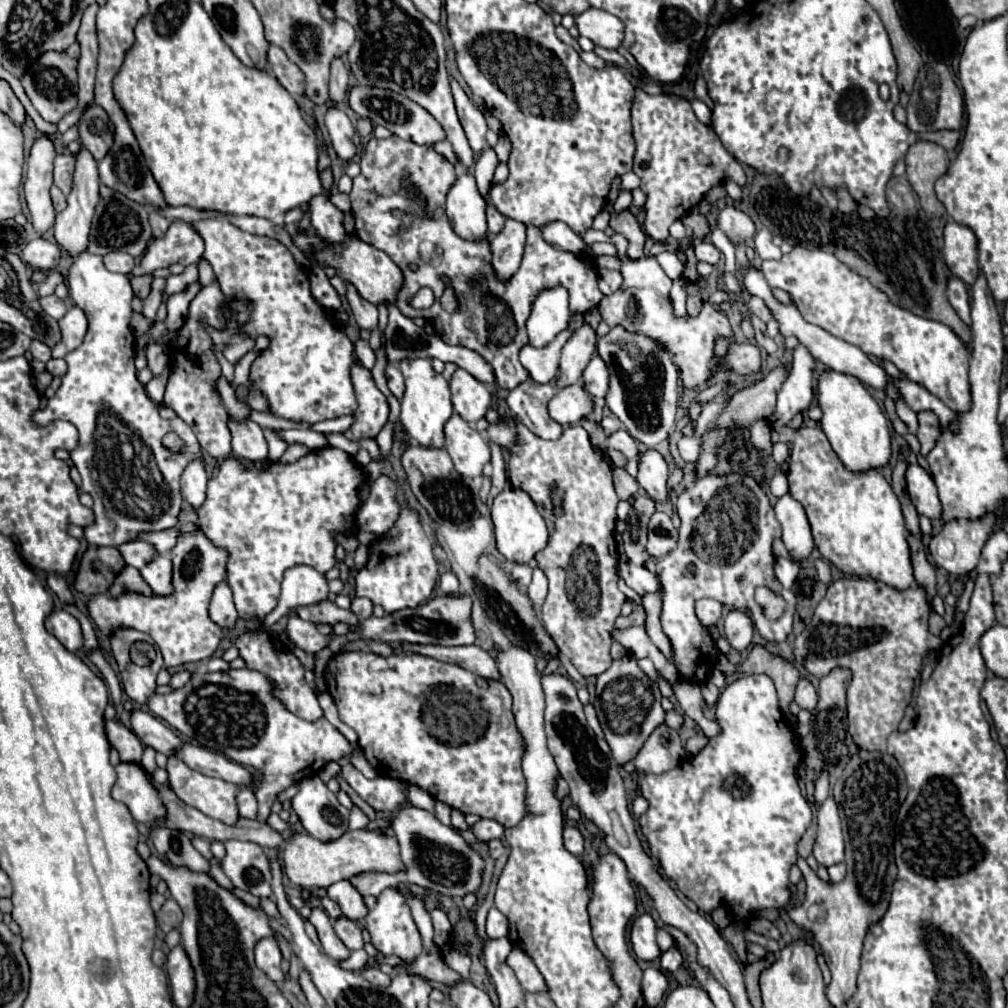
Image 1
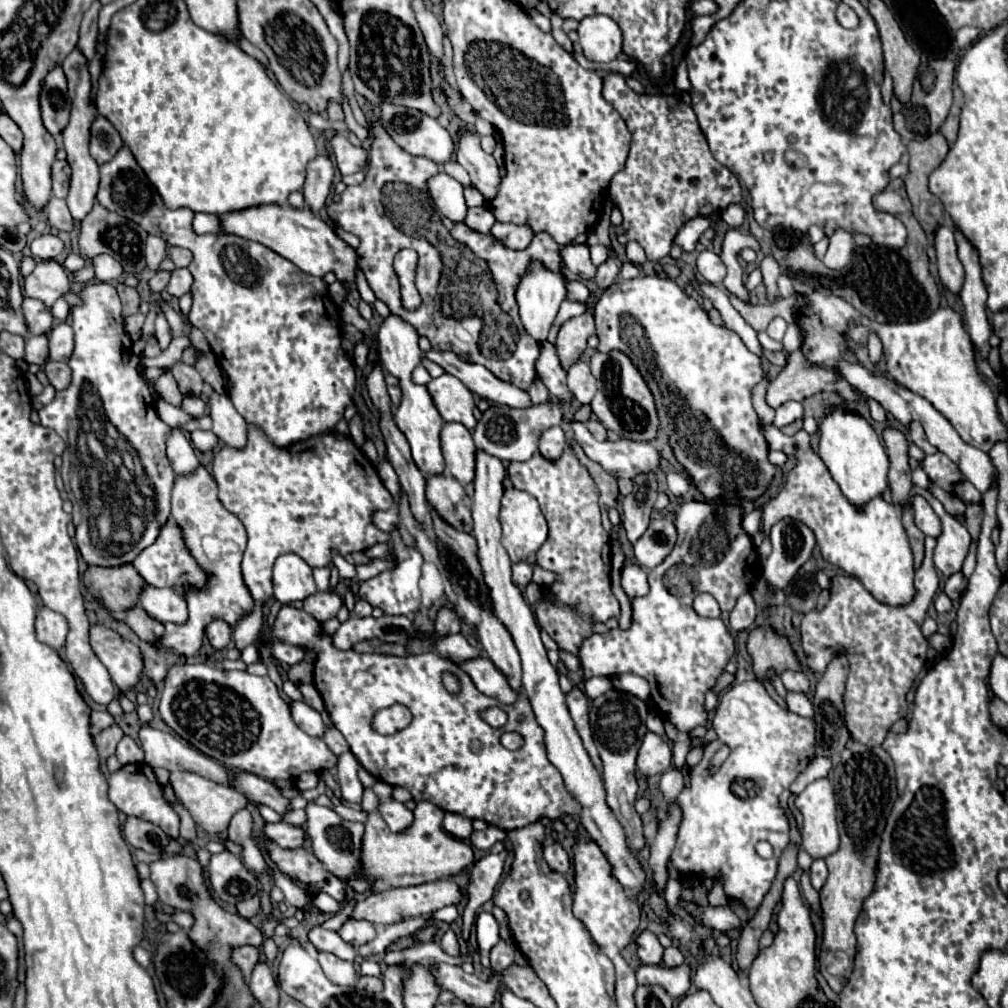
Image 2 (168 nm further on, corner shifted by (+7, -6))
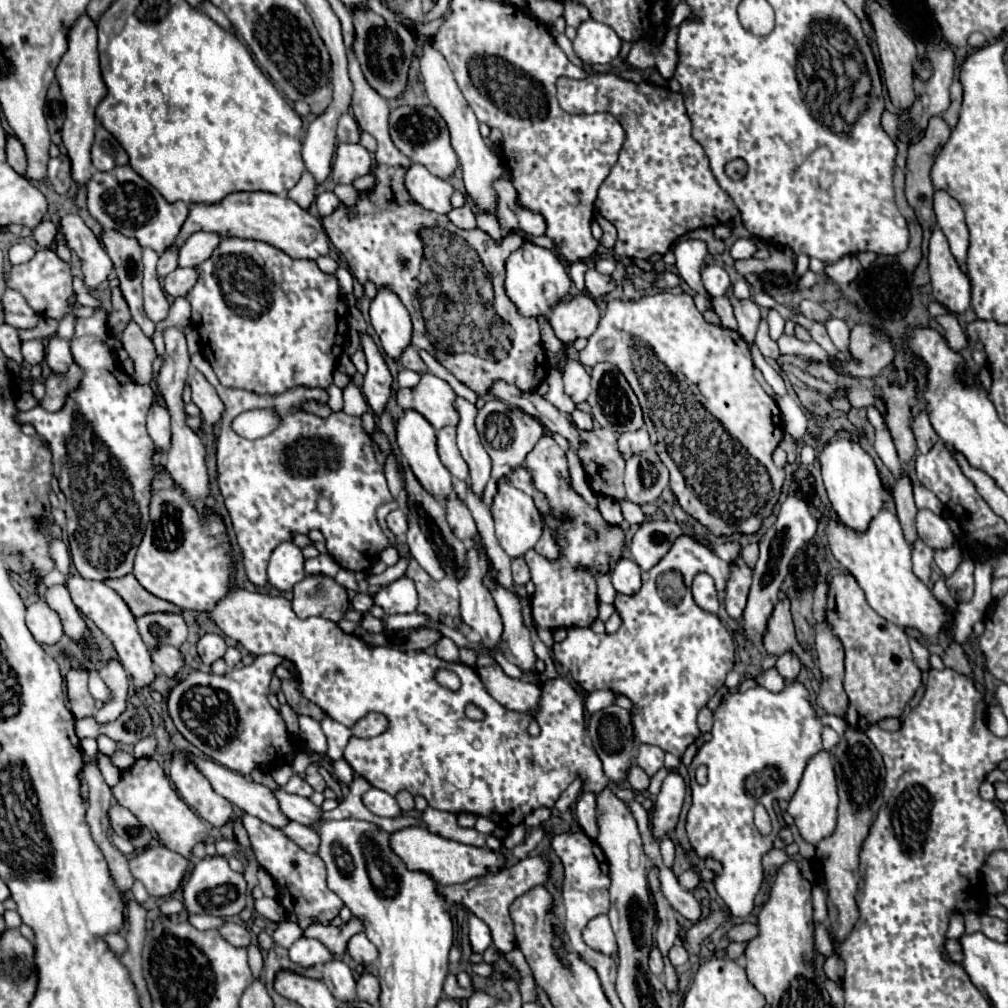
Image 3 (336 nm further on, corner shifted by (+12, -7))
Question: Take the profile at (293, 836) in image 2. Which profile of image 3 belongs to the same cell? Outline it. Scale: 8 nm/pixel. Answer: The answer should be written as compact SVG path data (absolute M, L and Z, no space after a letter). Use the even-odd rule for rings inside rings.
M290 822L286 828L282 828L284 834L294 840L302 850L310 852L310 854L316 854L318 852L318 832L308 828L308 826L302 826L298 822Z

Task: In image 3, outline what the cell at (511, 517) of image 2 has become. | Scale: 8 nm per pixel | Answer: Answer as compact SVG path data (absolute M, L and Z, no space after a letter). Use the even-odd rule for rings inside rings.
M498 482L498 494L494 496L494 504L492 504L492 518L496 524L496 538L502 546L502 550L510 556L510 558L518 558L524 556L530 548L534 548L534 544L540 540L542 534L542 516L538 512L538 508L534 506L534 500L524 494L522 490L514 488L510 482Z

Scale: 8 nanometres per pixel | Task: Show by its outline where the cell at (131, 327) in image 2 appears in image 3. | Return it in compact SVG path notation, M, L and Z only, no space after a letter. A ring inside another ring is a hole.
M130 322L120 338L124 350L128 352L130 360L134 362L134 376L132 380L136 384L150 384L152 374L152 362L154 362L154 346L152 340L138 328L138 324Z

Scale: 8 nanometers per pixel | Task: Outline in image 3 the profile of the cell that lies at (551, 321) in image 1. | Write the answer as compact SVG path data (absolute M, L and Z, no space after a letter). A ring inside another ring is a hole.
M532 242L522 244L516 252L512 252L506 260L506 292L510 300L518 306L522 316L540 316L548 314L554 304L558 304L570 292L570 276L566 274L558 256L542 246Z

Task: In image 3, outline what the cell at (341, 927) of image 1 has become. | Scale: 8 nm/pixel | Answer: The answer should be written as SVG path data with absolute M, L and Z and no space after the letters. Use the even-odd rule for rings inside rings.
M300 938L296 940L290 950L288 950L288 956L294 964L302 966L302 968L310 968L310 966L316 966L316 964L324 964L328 960L332 960L332 952L322 946L318 940L312 940L312 938Z

